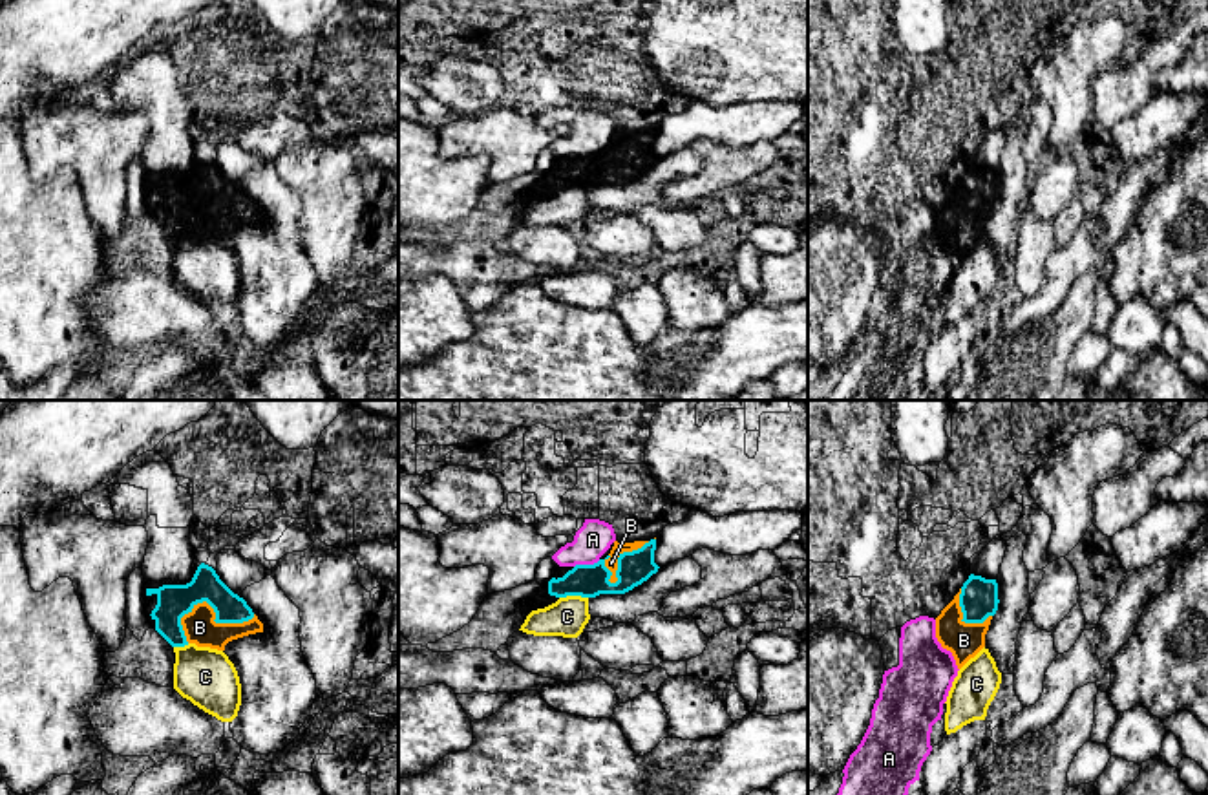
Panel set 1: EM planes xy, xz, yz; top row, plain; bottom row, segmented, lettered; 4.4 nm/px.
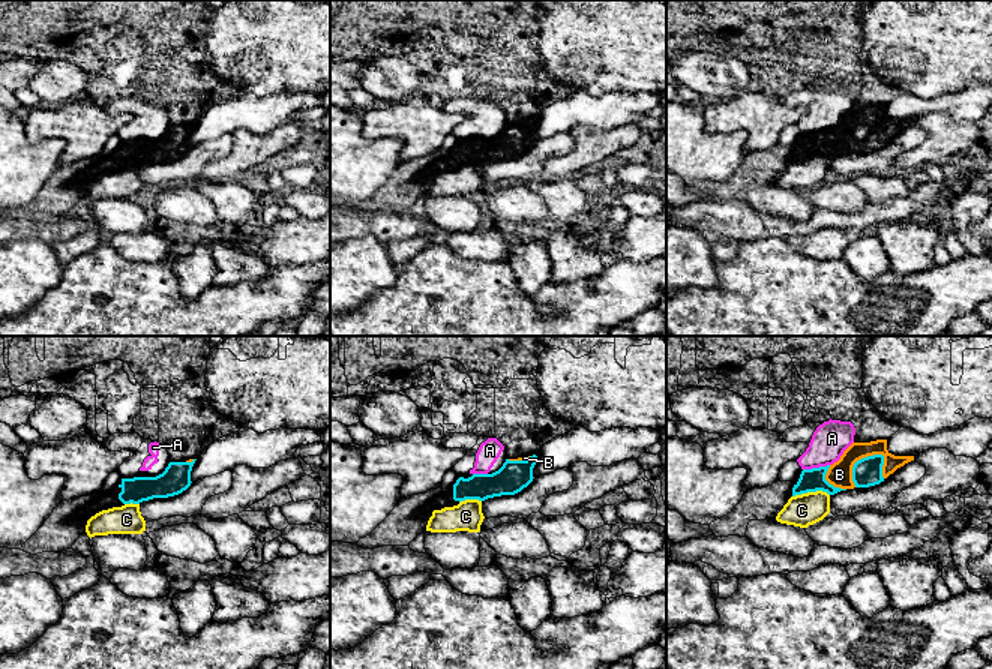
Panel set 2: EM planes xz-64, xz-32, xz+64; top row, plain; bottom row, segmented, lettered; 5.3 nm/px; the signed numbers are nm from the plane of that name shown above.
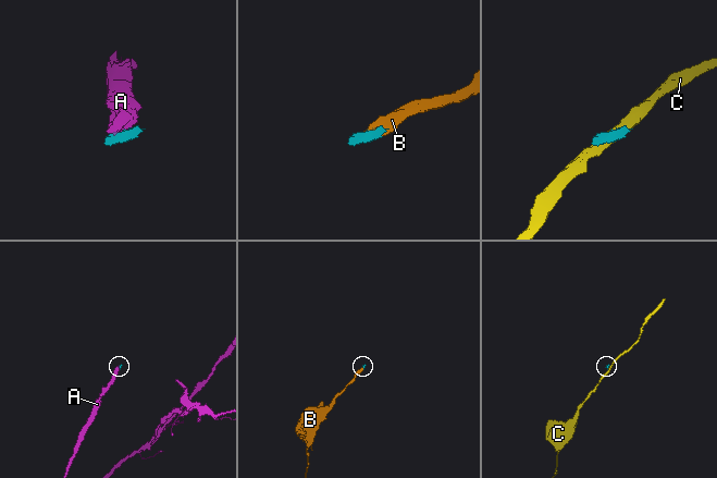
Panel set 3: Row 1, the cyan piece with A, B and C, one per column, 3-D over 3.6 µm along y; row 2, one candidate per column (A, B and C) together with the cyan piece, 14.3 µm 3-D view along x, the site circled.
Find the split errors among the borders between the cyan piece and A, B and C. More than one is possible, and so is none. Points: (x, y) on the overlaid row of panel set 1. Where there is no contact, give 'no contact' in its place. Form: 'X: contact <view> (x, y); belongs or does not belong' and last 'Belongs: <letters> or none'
A: contact xz (587, 565); does not belong
B: contact xy (216, 616); belongs
C: contact xz (572, 594); does not belong
Belongs: B

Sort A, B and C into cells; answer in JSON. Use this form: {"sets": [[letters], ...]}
{"sets": [["A"], ["B"], ["C"]]}

